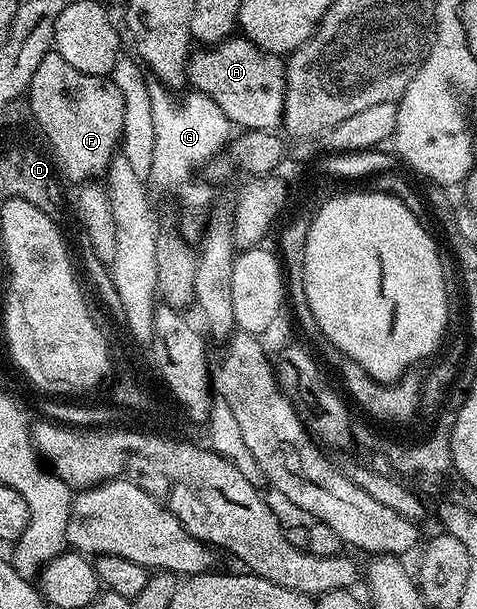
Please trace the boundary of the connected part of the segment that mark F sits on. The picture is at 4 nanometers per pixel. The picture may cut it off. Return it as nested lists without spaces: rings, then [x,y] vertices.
[[[55,52],[36,73],[32,106],[56,143],[65,171],[73,178],[100,179],[122,145],[124,100],[119,88],[108,77],[91,76],[71,68],[71,64]]]

